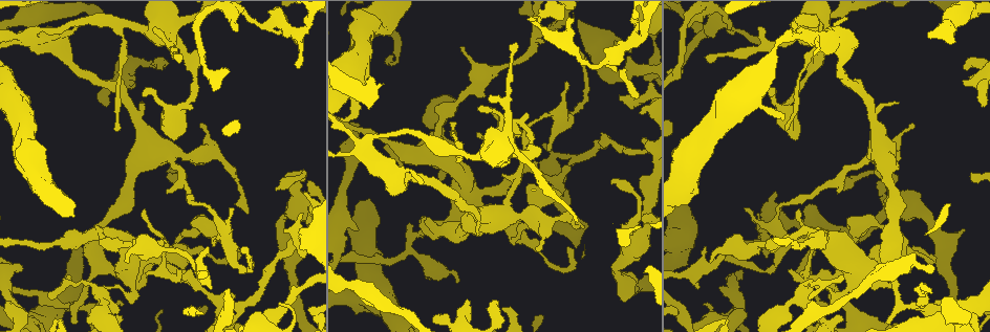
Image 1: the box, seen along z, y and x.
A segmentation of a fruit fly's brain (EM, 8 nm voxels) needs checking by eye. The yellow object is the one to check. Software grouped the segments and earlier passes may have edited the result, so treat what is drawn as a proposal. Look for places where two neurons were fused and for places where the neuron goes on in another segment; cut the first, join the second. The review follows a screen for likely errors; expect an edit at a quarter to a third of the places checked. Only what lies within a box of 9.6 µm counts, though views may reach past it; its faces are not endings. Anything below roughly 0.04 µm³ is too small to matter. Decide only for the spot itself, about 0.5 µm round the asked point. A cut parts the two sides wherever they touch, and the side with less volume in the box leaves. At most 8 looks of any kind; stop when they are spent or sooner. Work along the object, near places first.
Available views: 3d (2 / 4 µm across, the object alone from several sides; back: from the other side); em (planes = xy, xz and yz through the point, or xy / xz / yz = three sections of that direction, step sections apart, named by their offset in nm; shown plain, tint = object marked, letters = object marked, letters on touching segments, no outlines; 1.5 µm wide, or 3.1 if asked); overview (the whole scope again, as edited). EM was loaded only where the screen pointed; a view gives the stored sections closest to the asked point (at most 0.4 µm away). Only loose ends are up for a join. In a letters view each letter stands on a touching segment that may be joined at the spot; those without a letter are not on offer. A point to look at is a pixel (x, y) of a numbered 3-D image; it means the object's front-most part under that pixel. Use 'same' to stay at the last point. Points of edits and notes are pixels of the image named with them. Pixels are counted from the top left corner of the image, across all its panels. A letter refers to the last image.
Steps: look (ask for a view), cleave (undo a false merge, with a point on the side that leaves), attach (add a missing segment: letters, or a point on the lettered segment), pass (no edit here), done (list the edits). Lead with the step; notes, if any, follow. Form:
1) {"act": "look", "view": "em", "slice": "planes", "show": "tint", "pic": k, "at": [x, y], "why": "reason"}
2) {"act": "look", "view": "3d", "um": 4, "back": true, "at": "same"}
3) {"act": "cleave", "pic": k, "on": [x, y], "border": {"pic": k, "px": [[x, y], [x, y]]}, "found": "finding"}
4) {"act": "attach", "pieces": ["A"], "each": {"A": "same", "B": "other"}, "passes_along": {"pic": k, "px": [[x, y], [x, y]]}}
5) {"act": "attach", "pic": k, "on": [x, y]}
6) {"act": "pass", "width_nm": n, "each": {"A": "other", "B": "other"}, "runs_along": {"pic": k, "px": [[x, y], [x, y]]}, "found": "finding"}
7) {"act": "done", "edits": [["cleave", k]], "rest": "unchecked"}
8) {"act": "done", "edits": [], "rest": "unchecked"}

{"act": "look", "view": "3d", "um": 4, "pic": 1, "at": [98, 294], "why": "branch point"}

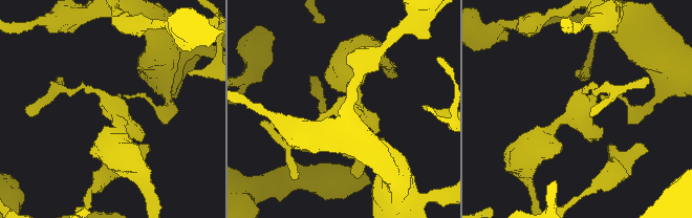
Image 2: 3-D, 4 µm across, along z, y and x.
{"act": "look", "view": "em", "slice": "xy", "step": 8, "show": "tint", "pic": 2, "at": [111, 105]}

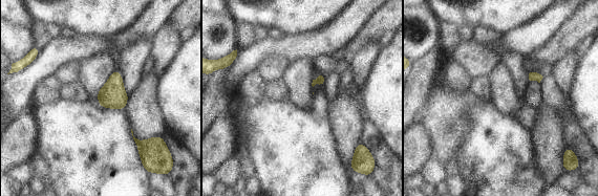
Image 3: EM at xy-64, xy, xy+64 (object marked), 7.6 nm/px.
{"act": "look", "view": "em", "slice": "planes", "show": "letters", "at": "same", "why": "cut it another way"}

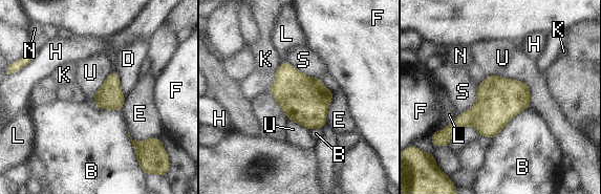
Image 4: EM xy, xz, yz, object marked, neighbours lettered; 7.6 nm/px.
{"act": "pass", "width_nm": 340, "each": {"B": "other", "D": "other", "E": "other", "F": "other", "H": "other", "K": "other", "L": "other", "N": "other", "S": "other", "U": "other"}, "border": {"pic": 4, "px": [[529, 106], [522, 109], [491, 137]]}, "found": "continuous, no second neuron"}

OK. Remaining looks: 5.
{"act": "look", "view": "em", "slice": "xz", "step": 8, "show": "letters", "pic": 1, "at": [121, 23], "why": "arms part here"}

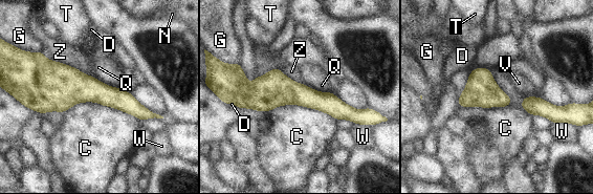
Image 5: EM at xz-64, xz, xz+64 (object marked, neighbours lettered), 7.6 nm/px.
{"act": "pass", "width_nm": 220, "each": {"C": "other", "D": "other", "G": "other", "N": "other", "Q": "other", "T": "other", "V": "other", "W": "other", "Z": "other"}, "border": {"pic": 5, "px": [[63, 112], [97, 102], [139, 121]]}, "found": "one neuron here"}

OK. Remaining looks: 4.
{"act": "look", "view": "3d", "um": 4, "pic": 1, "at": [632, 19], "why": "tapers out"}

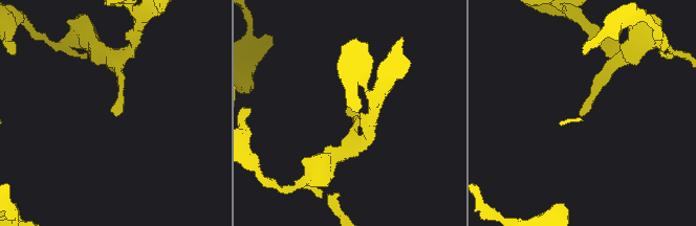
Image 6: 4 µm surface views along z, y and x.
{"act": "look", "view": "em", "slice": "planes", "show": "tint", "pic": 6, "at": [115, 113], "why": "shape alone is not enough"}

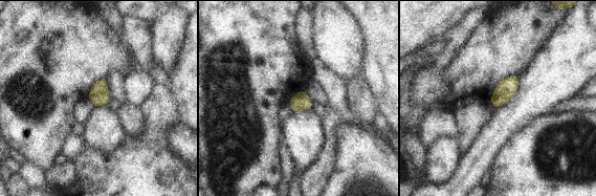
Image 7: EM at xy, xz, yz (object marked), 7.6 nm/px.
{"act": "look", "view": "em", "slice": "planes", "show": "letters", "at": "same", "why": "what lies round it"}

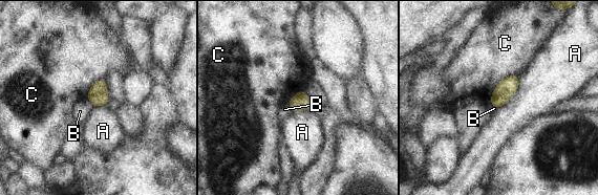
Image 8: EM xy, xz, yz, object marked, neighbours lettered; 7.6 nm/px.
{"act": "pass", "width_nm": 140, "longest_contact_nm": ["C", 320], "each": {"A": "other", "B": "other", "C": "other"}, "found": "no lettered segment goes on from it"}

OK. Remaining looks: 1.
{"act": "done", "edits": [], "rest": "unchecked"}

